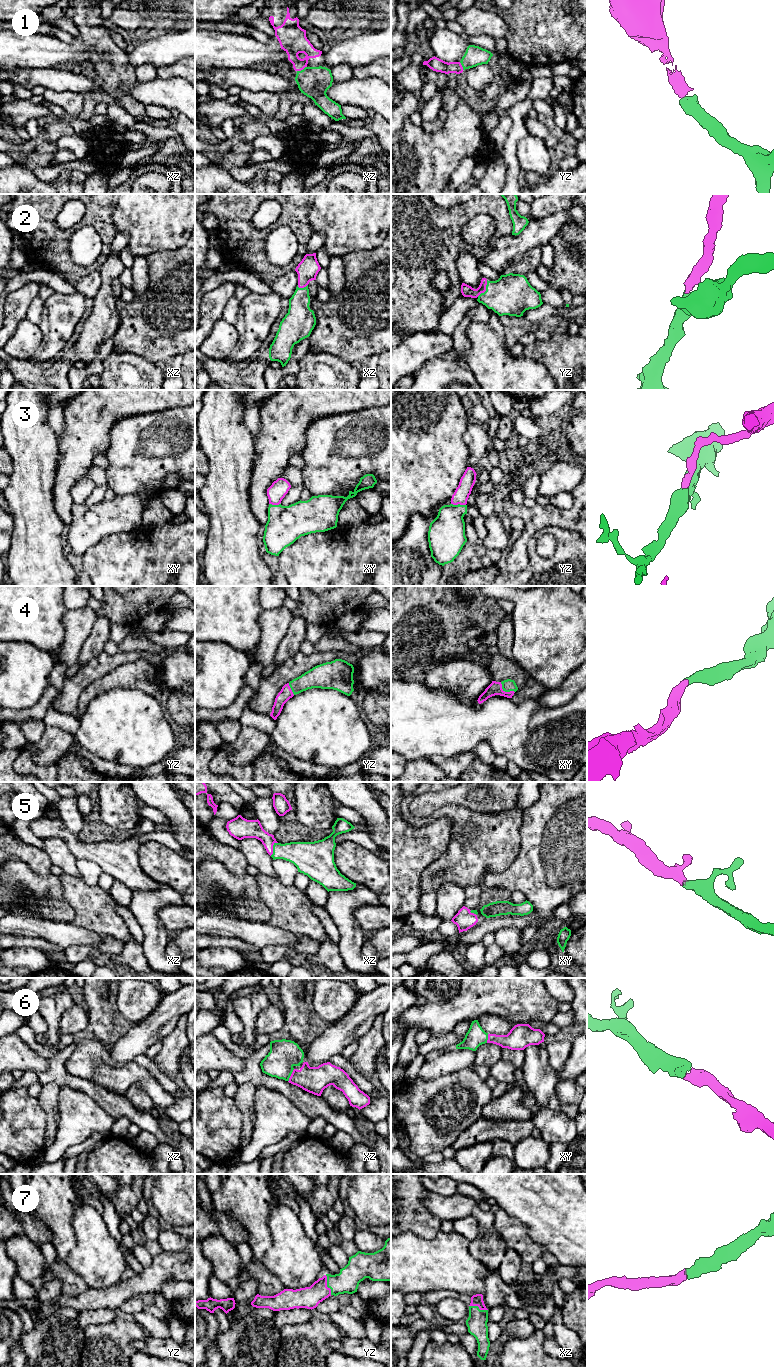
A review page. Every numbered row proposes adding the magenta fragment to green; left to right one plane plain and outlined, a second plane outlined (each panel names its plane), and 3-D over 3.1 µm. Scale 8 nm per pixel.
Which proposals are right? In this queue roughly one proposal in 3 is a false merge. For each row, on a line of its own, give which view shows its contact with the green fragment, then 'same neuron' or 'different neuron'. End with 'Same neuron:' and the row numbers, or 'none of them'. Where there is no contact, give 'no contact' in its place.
1: xz | same neuron
2: yz | same neuron
3: yz | different neuron
4: xy | same neuron
5: xz | same neuron
6: xz | same neuron
7: yz | same neuron
Same neuron: 1, 2, 4, 5, 6, 7

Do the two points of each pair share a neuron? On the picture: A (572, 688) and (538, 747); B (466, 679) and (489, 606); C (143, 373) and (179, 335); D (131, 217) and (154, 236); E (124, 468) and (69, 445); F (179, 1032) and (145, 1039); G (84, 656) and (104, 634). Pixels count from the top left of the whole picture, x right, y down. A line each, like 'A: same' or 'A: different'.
A: different
B: different
C: different
D: same
E: different
F: different
G: same

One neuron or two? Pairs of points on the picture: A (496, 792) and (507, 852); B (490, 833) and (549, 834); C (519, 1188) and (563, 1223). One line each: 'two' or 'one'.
A: two
B: two
C: one

